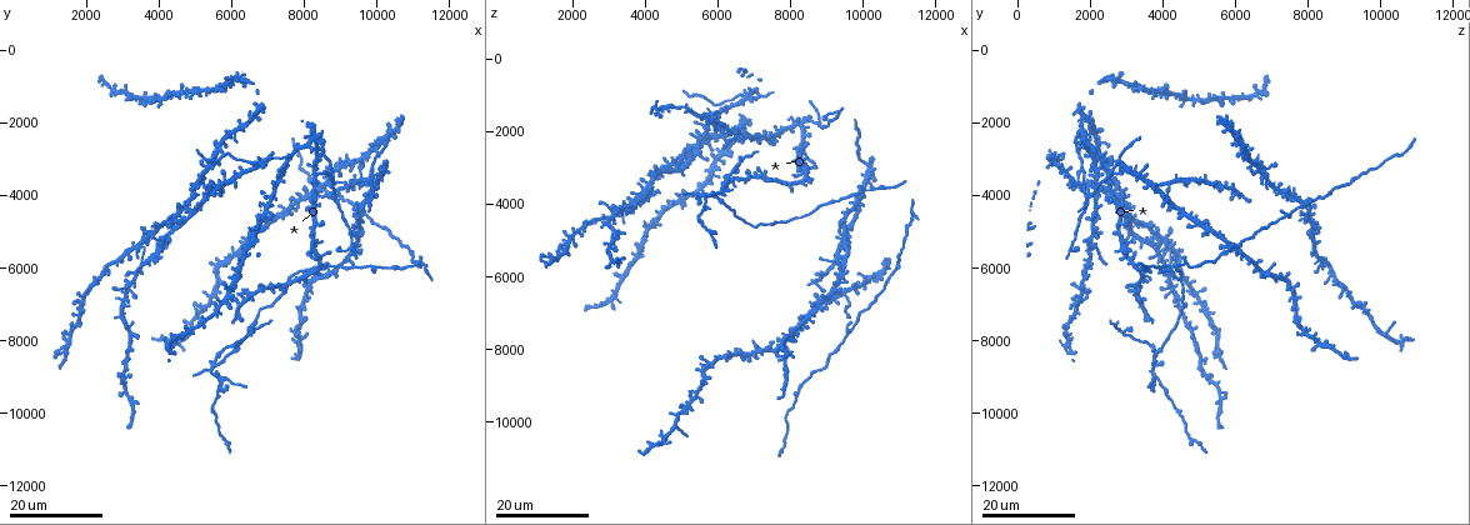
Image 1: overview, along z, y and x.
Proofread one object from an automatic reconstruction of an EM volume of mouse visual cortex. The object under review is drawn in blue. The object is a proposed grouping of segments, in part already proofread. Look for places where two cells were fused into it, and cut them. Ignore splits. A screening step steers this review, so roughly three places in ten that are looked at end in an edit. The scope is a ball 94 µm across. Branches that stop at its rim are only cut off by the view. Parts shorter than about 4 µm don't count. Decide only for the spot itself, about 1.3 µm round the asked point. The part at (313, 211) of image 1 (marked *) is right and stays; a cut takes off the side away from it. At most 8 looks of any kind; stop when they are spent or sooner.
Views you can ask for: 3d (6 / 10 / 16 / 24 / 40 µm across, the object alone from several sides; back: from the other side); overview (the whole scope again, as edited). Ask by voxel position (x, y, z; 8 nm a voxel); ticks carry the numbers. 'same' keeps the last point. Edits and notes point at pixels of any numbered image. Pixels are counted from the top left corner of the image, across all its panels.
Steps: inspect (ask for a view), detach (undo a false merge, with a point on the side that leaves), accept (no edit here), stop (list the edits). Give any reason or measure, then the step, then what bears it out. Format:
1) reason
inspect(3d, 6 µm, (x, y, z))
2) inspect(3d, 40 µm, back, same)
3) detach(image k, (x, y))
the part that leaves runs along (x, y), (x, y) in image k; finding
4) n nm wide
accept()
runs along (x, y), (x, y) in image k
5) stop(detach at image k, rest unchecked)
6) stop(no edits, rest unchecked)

looks like a crossing
inspect(3d, 16 µm, (9500, 3000, 6500))

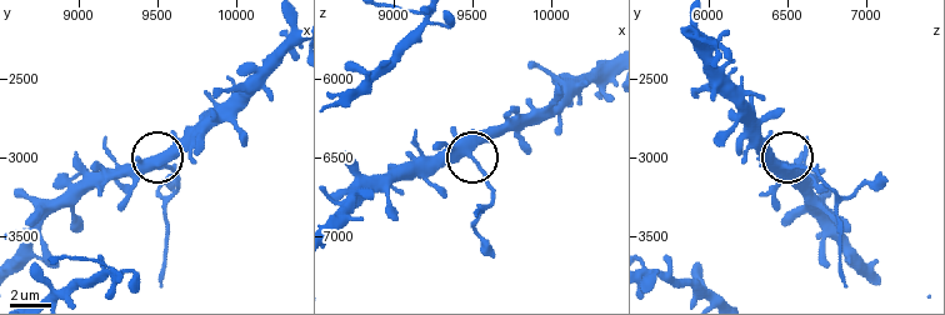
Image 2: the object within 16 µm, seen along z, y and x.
inspect(3d, 10 µm, (9480, 3060, 6460))

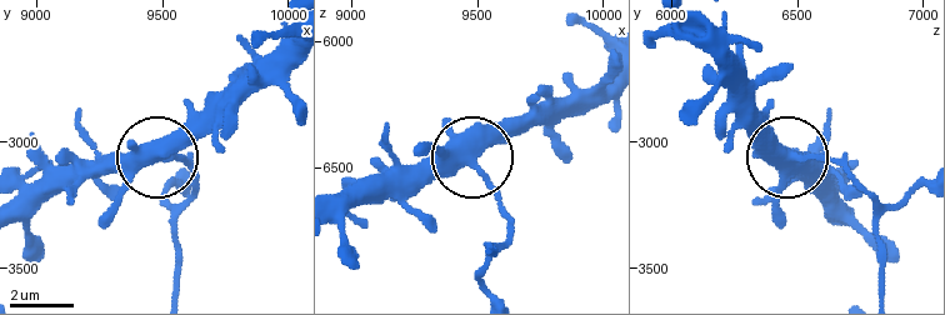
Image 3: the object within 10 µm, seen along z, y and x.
inspect(3d, 10 µm, back, same)

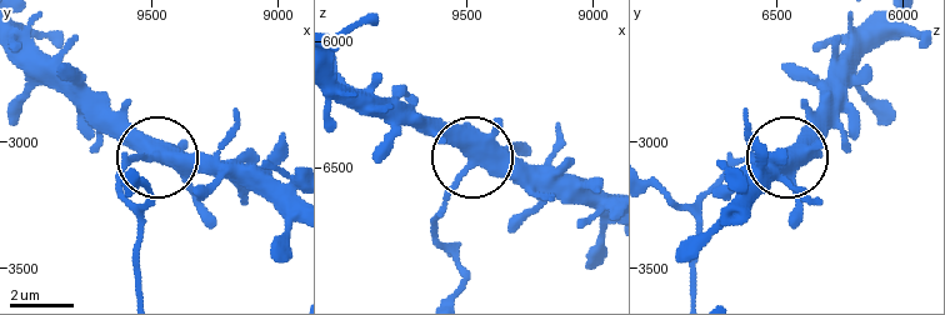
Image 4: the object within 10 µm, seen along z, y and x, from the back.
5 arms
detach(image 4, (121, 173))
two cells meet here

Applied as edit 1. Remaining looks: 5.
looks like a crossing
inspect(3d, 16 µm, (9700, 4500, 7500))

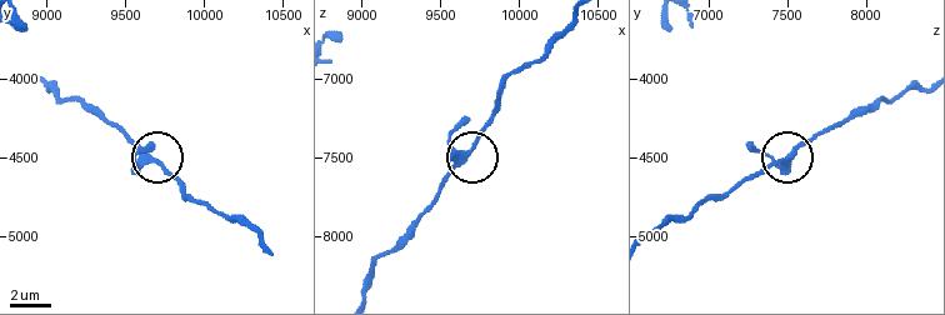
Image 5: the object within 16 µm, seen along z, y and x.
inspect(3d, 10 µm, (9640, 4540, 7480))

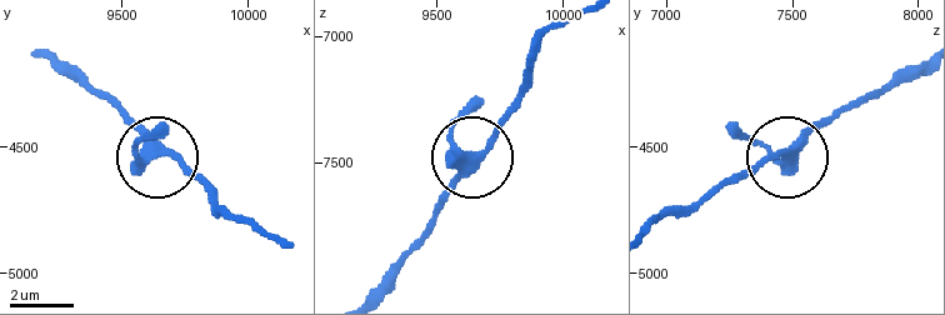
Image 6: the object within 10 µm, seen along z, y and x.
inspect(3d, 6 µm, (9650, 4510, 7480))

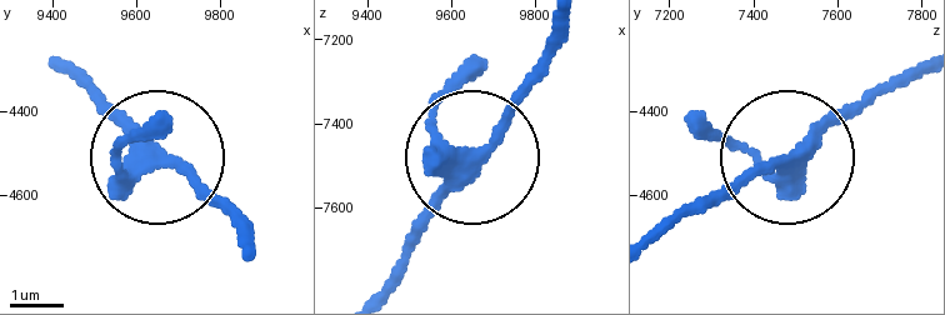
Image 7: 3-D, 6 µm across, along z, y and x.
4 arms
accept()
runs along (660, 238), (776, 165), (691, 125) in image 7; continuous, no second cell

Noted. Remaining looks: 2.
four-way junction
inspect(3d, 16 µm, (7800, 8500, 9000))

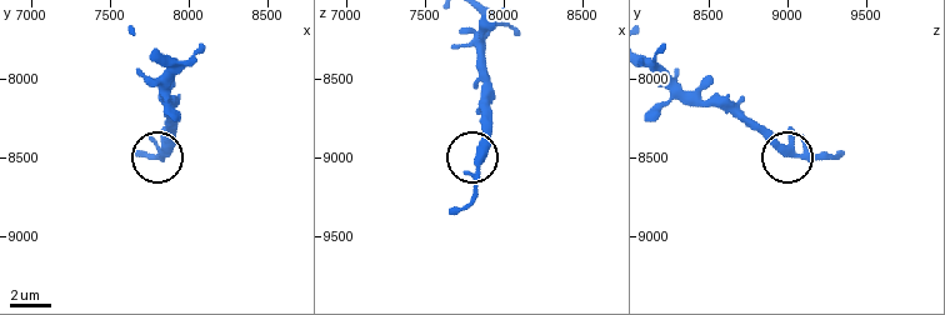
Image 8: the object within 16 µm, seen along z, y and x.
inspect(3d, 6 µm, (7840, 8460, 9060))

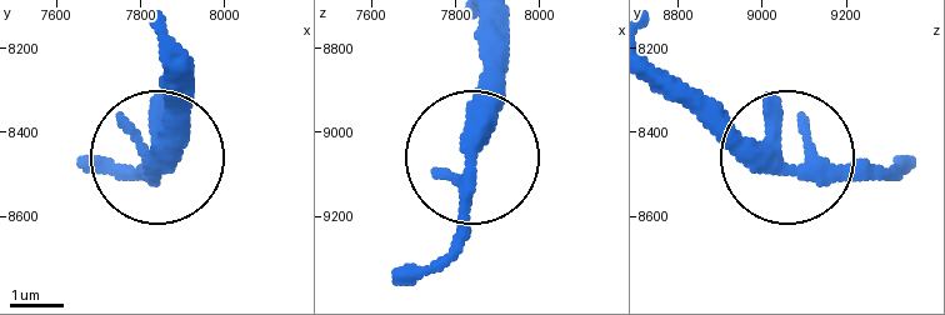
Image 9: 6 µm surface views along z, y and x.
accept()
runs along (484, 25), (470, 226), (448, 263) in image 9; all the same cell

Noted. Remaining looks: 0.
stop(detach at image 4, rest unchecked)

